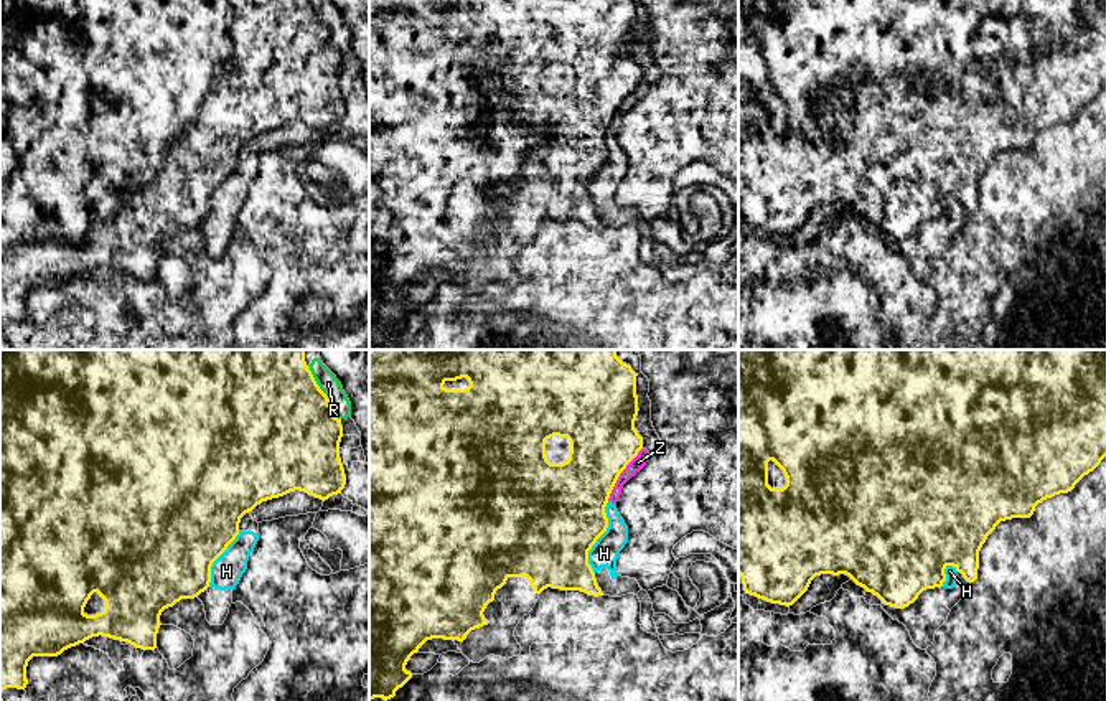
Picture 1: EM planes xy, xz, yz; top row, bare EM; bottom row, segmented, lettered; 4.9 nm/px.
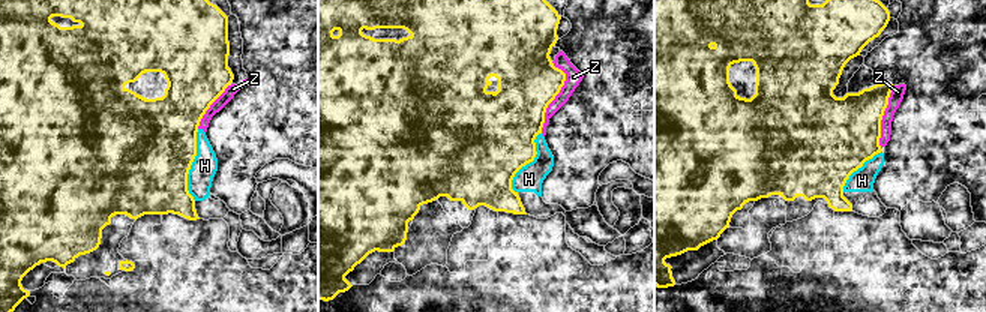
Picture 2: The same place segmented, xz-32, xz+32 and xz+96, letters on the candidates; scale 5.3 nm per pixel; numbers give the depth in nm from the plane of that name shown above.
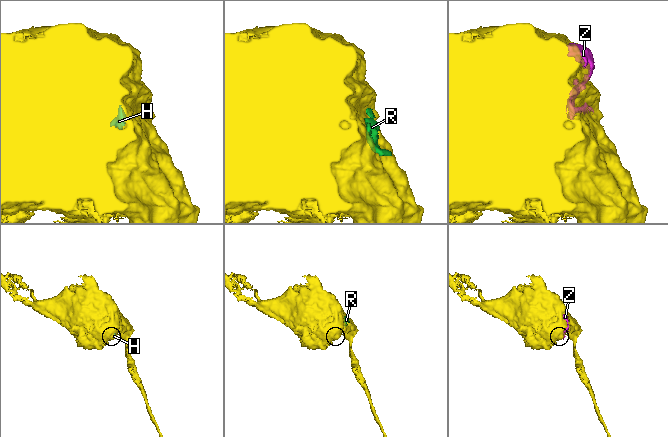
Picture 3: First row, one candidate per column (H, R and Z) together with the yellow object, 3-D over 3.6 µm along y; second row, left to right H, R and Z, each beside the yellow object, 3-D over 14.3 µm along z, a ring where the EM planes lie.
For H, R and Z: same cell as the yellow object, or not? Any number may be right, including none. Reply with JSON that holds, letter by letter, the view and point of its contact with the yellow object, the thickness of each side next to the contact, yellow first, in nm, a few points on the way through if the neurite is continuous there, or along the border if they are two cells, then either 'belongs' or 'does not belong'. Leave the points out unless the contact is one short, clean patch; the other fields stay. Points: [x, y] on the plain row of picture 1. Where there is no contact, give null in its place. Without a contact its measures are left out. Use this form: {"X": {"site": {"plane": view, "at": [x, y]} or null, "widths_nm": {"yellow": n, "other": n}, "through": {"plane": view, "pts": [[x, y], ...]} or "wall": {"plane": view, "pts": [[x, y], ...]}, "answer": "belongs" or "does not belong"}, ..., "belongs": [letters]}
{"H": {"site": {"plane": "xz", "at": [599, 167]}, "widths_nm": {"yellow": 480, "other": 140}, "wall": {"plane": "xz", "pts": [[609, 132], [607, 160], [589, 182], [594, 203]]}, "answer": "does not belong"}, "R": {"site": {"plane": "xy", "at": [322, 22]}, "widths_nm": {"yellow": 500, "other": 100}, "answer": "does not belong"}, "Z": {"site": {"plane": "xz", "at": [620, 103]}, "widths_nm": {"yellow": 340, "other": 70}, "answer": "does not belong"}, "belongs": []}

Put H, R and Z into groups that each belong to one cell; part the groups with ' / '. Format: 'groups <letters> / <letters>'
groups H R Z

